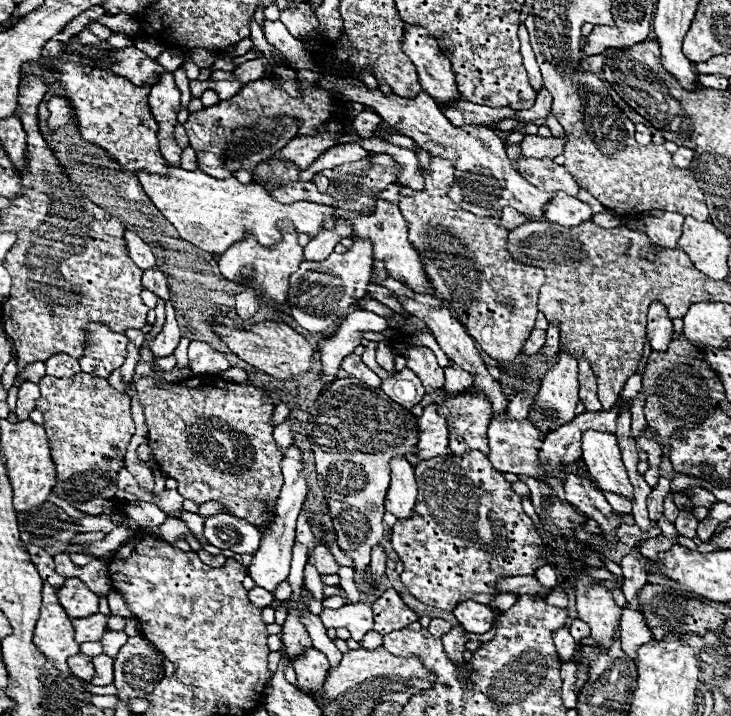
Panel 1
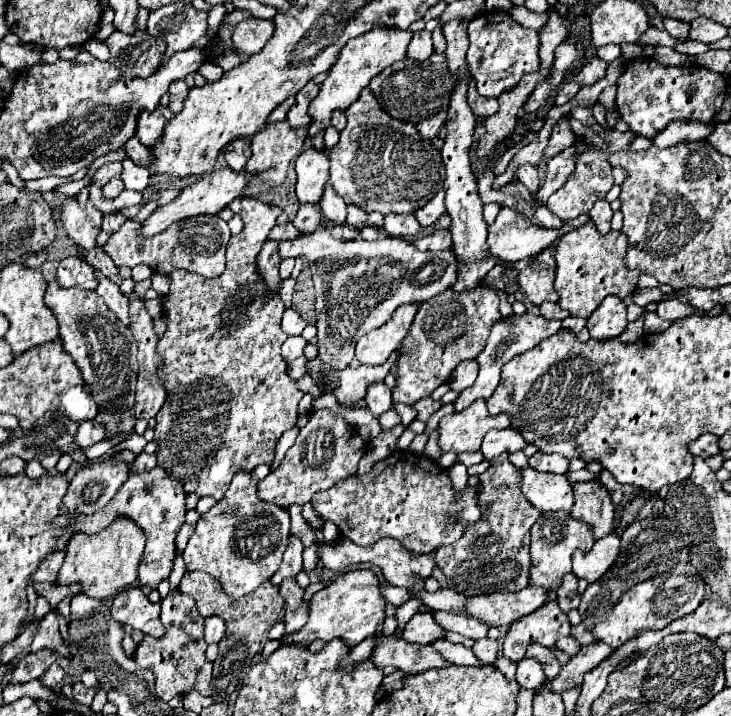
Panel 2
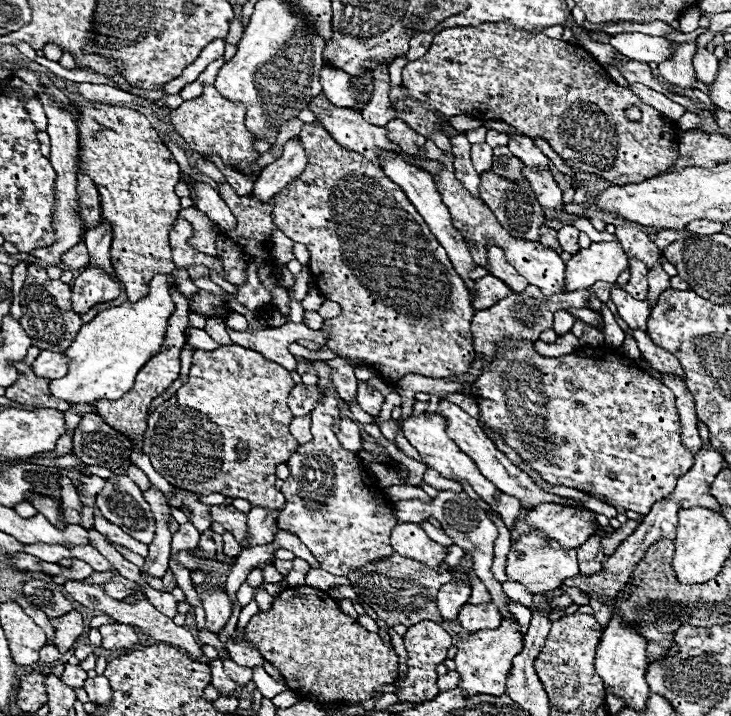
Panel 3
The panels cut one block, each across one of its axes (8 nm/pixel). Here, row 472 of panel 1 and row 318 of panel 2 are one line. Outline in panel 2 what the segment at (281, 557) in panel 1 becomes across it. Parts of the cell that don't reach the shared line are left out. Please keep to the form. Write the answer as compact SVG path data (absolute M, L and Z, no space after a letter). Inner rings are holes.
M288 308L284 312L284 318L282 318L282 330L288 336L300 336L304 328L306 328L306 320L298 312L294 312L292 308Z

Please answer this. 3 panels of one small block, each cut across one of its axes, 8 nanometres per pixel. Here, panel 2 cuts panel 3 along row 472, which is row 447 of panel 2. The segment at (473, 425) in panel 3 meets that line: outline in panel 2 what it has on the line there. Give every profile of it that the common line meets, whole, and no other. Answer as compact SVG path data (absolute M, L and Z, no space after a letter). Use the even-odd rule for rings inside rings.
M506 428L506 430L490 430L482 442L482 454L486 460L492 460L500 454L510 454L510 452L518 452L524 450L528 446L528 442L522 438L522 434L514 428Z

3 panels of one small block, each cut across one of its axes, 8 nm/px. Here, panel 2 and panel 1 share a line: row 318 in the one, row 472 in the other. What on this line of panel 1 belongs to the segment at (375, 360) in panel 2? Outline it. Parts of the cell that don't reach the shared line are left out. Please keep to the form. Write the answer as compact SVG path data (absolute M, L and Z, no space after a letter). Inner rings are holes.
M398 456L390 462L390 488L386 494L386 510L396 514L398 518L410 518L410 512L416 504L416 480L414 468L408 458Z

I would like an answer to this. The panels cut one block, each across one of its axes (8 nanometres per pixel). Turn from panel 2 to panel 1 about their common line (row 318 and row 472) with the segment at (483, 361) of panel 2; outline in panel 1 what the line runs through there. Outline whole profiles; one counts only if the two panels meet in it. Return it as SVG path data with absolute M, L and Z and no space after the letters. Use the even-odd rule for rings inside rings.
M506 410L502 414L494 414L492 422L488 426L488 438L490 438L490 454L488 454L488 458L490 458L492 466L494 466L494 470L536 478L536 480L548 484L560 498L564 498L562 480L558 476L548 476L546 470L542 468L542 462L540 462L542 436L540 436L540 432L534 428L534 424L528 418L524 418L524 420L510 420Z

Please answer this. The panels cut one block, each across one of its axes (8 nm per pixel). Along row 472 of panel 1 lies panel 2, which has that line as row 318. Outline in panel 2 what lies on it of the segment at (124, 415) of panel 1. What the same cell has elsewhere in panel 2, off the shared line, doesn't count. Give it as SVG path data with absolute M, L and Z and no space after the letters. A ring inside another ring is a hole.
M50 282L44 294L44 302L58 320L64 350L74 358L86 380L86 386L102 406L102 412L94 418L94 422L106 424L106 436L132 432L136 420L130 418L130 406L134 406L136 396L138 360L134 354L134 336L130 330L118 322L116 314L92 290L62 288L58 282Z

